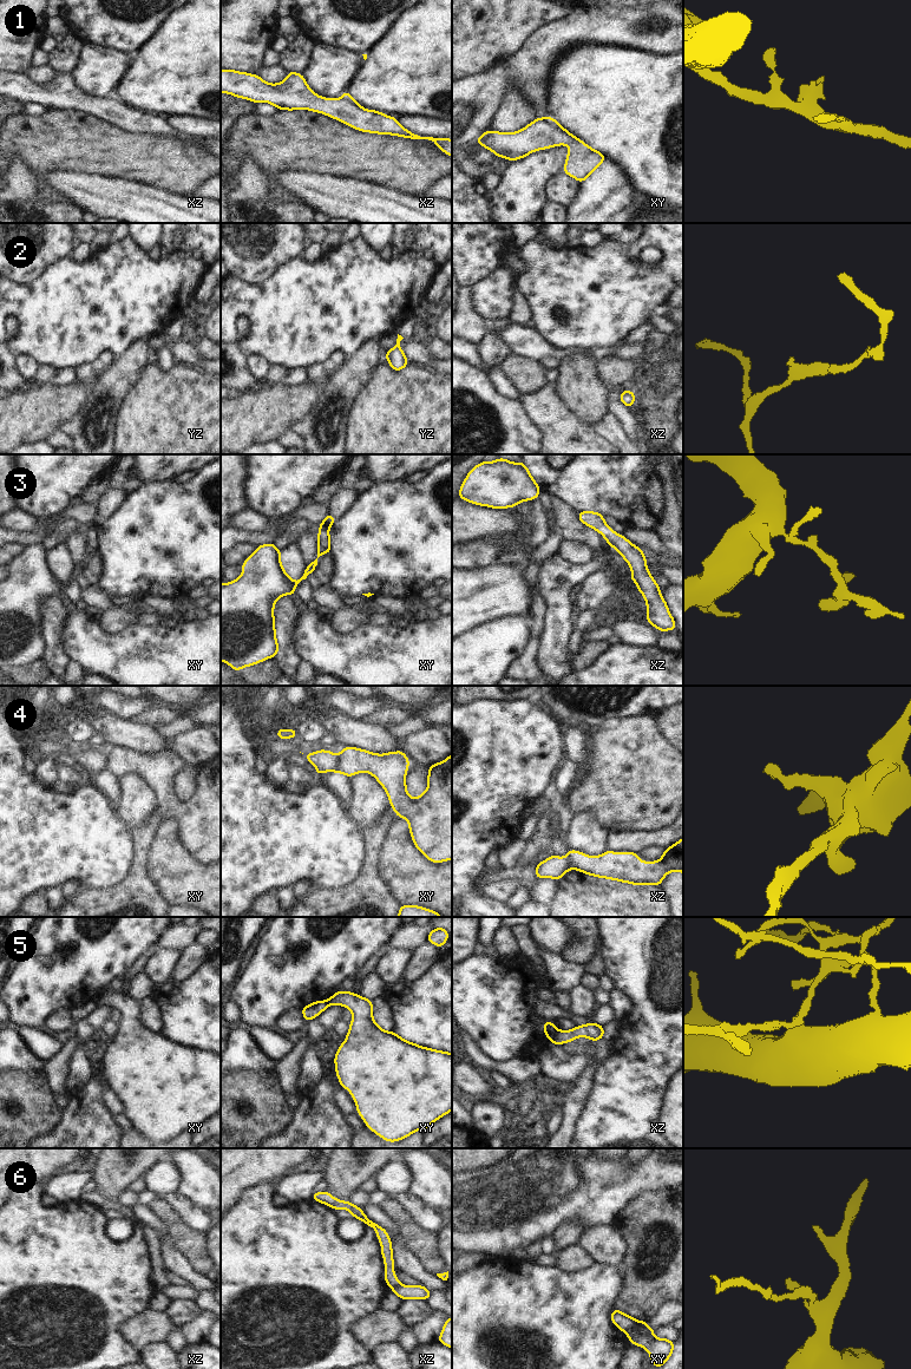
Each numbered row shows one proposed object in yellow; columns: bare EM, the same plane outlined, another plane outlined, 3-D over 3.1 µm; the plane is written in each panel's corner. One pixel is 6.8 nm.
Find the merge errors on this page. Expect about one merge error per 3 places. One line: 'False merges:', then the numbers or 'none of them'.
False merges: 4, 5, 6

